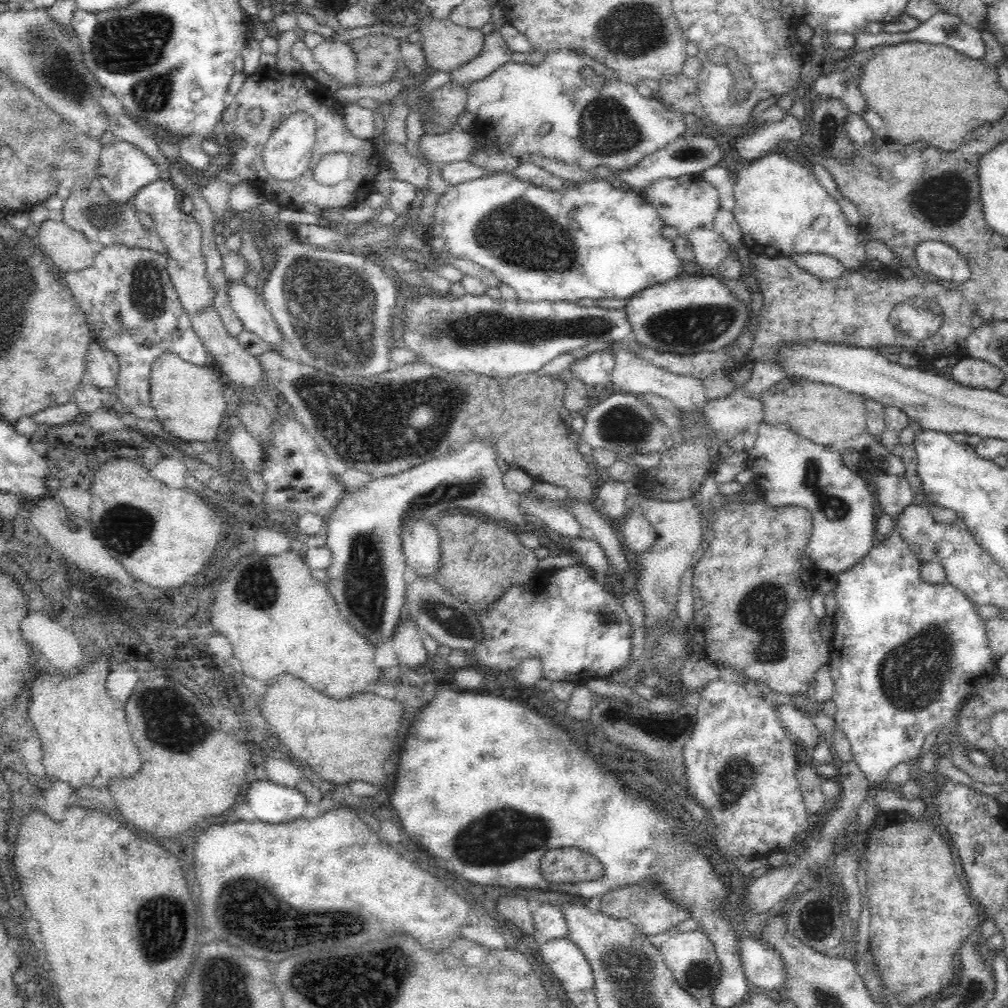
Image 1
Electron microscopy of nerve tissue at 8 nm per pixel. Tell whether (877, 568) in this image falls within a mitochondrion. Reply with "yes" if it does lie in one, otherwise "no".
no

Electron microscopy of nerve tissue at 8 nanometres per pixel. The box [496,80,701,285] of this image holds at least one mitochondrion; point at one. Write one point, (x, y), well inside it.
(609, 128)

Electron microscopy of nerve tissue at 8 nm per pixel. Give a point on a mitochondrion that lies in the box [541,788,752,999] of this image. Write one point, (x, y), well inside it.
(698, 975)

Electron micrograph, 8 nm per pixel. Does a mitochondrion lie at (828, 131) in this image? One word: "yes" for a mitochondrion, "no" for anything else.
yes

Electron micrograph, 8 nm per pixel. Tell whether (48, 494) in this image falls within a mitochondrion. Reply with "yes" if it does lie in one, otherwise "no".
no

